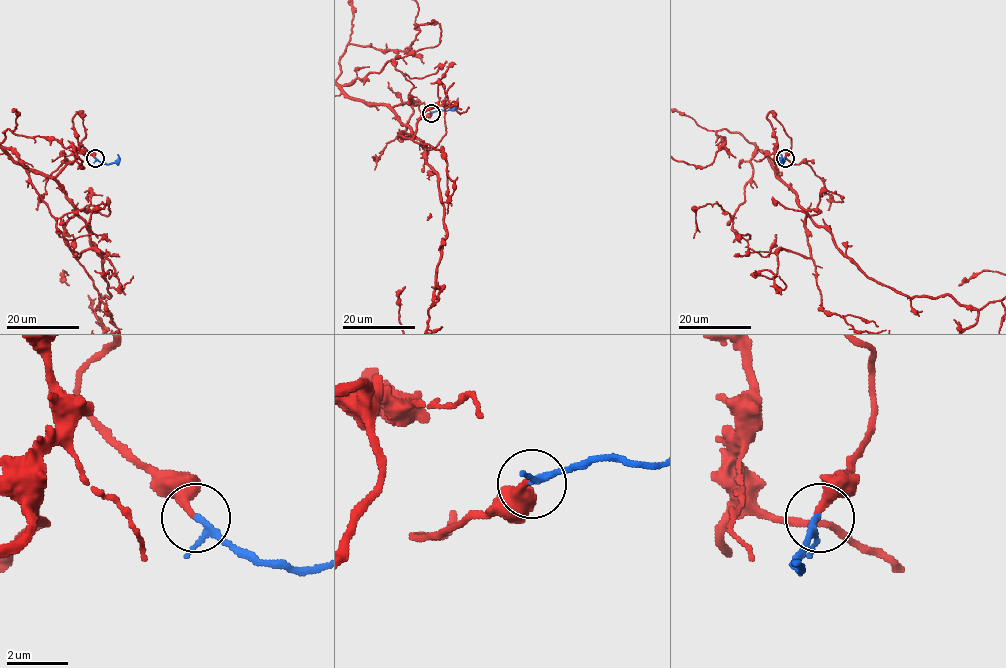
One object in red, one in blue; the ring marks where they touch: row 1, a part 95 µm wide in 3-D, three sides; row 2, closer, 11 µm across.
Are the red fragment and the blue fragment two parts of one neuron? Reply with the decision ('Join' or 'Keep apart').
Join

